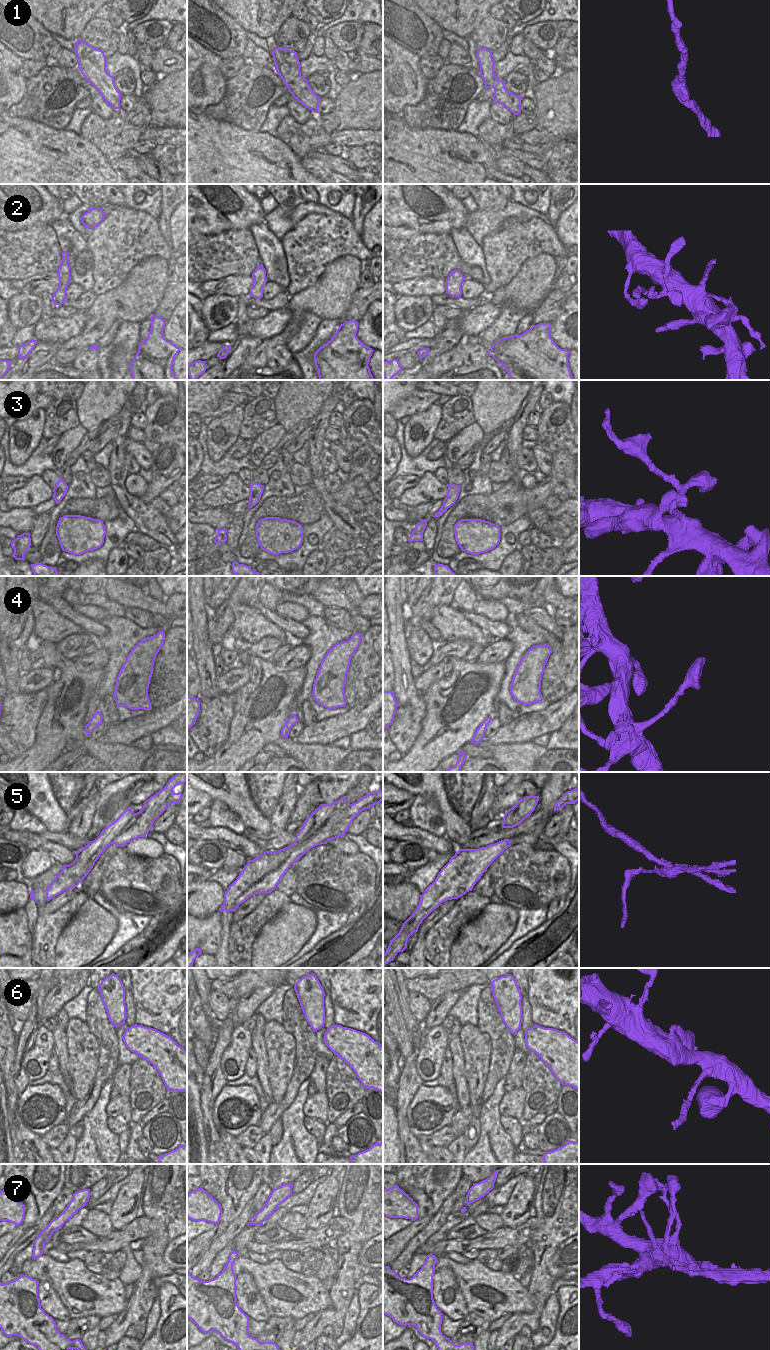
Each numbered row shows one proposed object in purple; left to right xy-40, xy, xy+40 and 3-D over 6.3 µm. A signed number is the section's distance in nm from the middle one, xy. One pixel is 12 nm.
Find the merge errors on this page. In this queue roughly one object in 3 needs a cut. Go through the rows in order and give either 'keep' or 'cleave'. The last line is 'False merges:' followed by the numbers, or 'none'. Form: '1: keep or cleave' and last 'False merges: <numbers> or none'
1: keep
2: keep
3: cleave
4: keep
5: cleave
6: keep
7: cleave
False merges: 3, 5, 7

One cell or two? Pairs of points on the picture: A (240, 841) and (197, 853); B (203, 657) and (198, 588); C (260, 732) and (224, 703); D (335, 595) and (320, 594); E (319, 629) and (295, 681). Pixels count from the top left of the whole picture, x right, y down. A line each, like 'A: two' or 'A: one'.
A: two
B: one
C: two
D: one
E: two

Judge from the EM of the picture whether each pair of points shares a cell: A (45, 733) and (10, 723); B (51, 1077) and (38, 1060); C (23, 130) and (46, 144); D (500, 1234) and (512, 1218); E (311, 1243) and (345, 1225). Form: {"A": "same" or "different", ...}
{"A": "different", "B": "different", "C": "same", "D": "different", "E": "same"}

